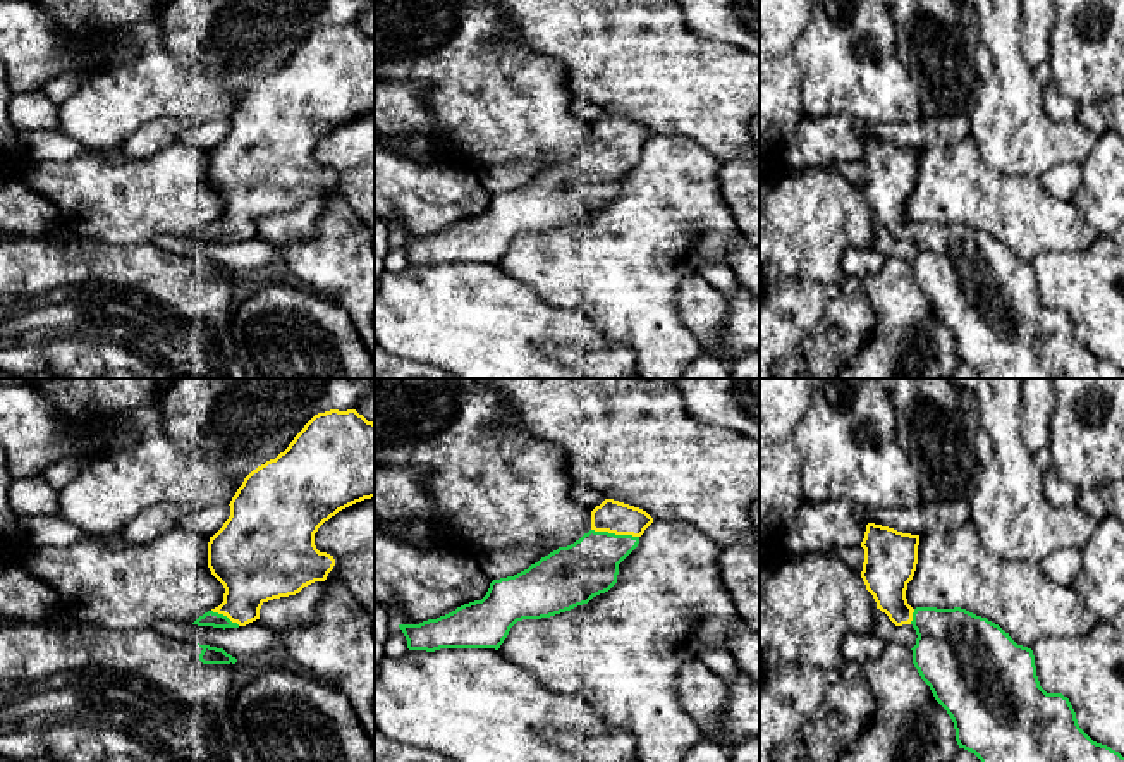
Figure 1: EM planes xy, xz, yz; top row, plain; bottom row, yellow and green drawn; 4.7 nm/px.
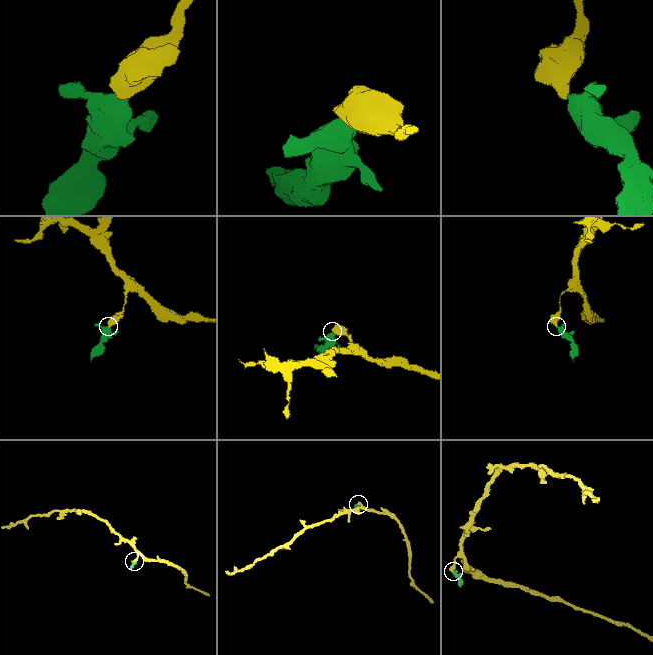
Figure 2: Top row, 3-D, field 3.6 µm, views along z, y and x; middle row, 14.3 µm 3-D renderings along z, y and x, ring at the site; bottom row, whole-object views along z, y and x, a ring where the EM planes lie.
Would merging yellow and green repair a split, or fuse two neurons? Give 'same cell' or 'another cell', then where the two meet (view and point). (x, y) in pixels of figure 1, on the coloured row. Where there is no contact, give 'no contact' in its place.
same cell | xz (616, 534)

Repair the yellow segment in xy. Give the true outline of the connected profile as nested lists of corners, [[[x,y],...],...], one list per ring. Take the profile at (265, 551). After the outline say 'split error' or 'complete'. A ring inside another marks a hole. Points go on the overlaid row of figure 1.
[[[356,409],[315,415],[275,459],[253,470],[230,501],[230,516],[210,537],[208,568],[223,585],[223,602],[192,624],[239,628],[260,619],[265,602],[325,581],[333,556],[315,545],[318,528],[339,511],[375,497],[375,423]]]; split error

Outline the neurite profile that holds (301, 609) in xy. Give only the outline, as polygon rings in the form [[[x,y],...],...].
[[[315,581],[296,595],[263,602],[260,621],[273,633],[308,626],[318,619],[318,604],[321,599],[323,581]]]

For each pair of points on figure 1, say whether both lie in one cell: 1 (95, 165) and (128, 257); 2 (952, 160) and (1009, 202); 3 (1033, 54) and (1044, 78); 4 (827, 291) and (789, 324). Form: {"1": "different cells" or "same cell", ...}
{"1": "different cells", "2": "same cell", "3": "different cells", "4": "same cell"}

